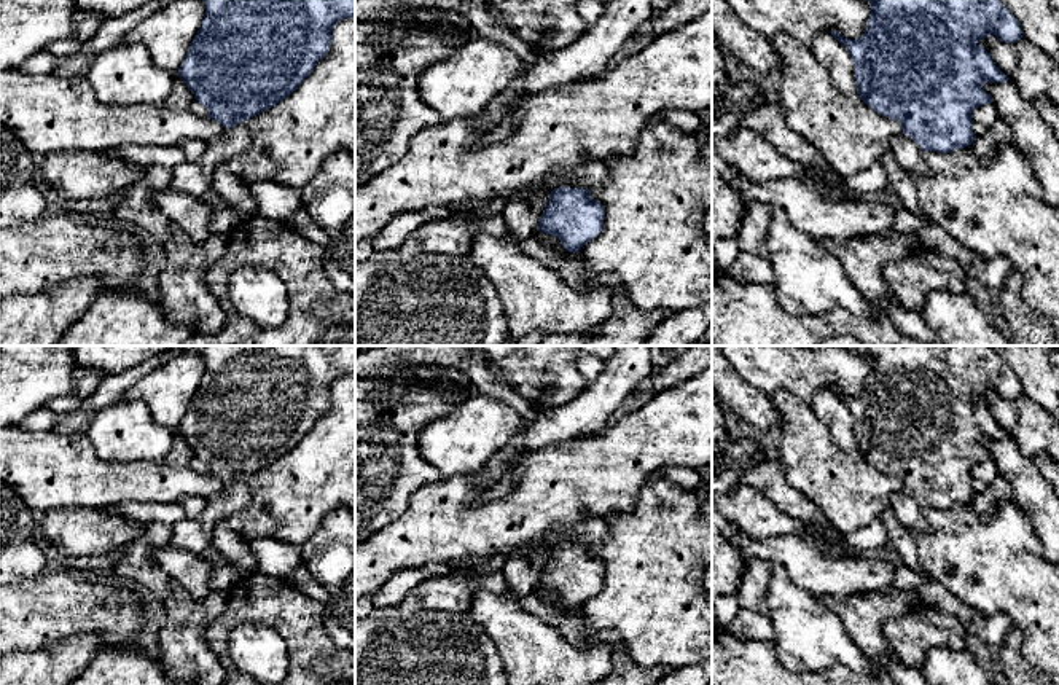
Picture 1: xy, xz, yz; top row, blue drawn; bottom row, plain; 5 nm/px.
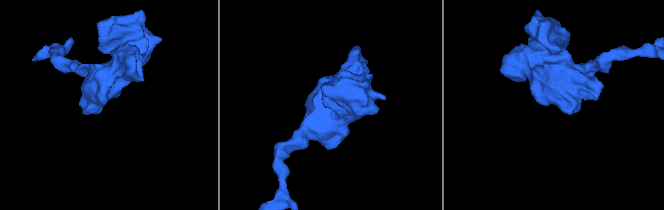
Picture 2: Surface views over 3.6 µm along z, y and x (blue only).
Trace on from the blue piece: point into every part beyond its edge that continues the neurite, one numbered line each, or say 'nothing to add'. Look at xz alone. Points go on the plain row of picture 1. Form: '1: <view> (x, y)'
1: xz (590, 532)

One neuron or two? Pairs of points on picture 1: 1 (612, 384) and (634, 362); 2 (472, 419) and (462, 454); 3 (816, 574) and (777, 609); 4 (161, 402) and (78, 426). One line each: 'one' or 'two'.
1: one
2: one
3: two
4: two

